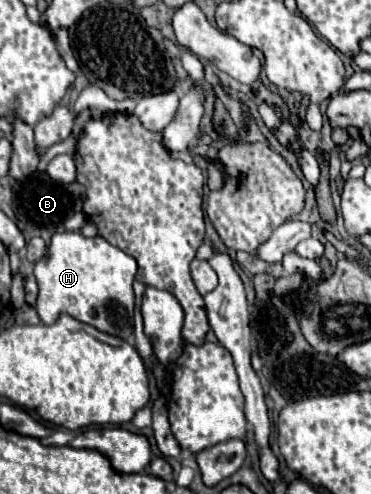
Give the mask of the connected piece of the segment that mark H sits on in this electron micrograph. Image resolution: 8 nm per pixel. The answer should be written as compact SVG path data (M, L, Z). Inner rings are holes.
M58 232L52 236L46 256L34 266L38 284L36 310L44 324L54 324L62 312L102 332L132 340L134 334L134 290L136 260L104 238L86 238L80 232Z

